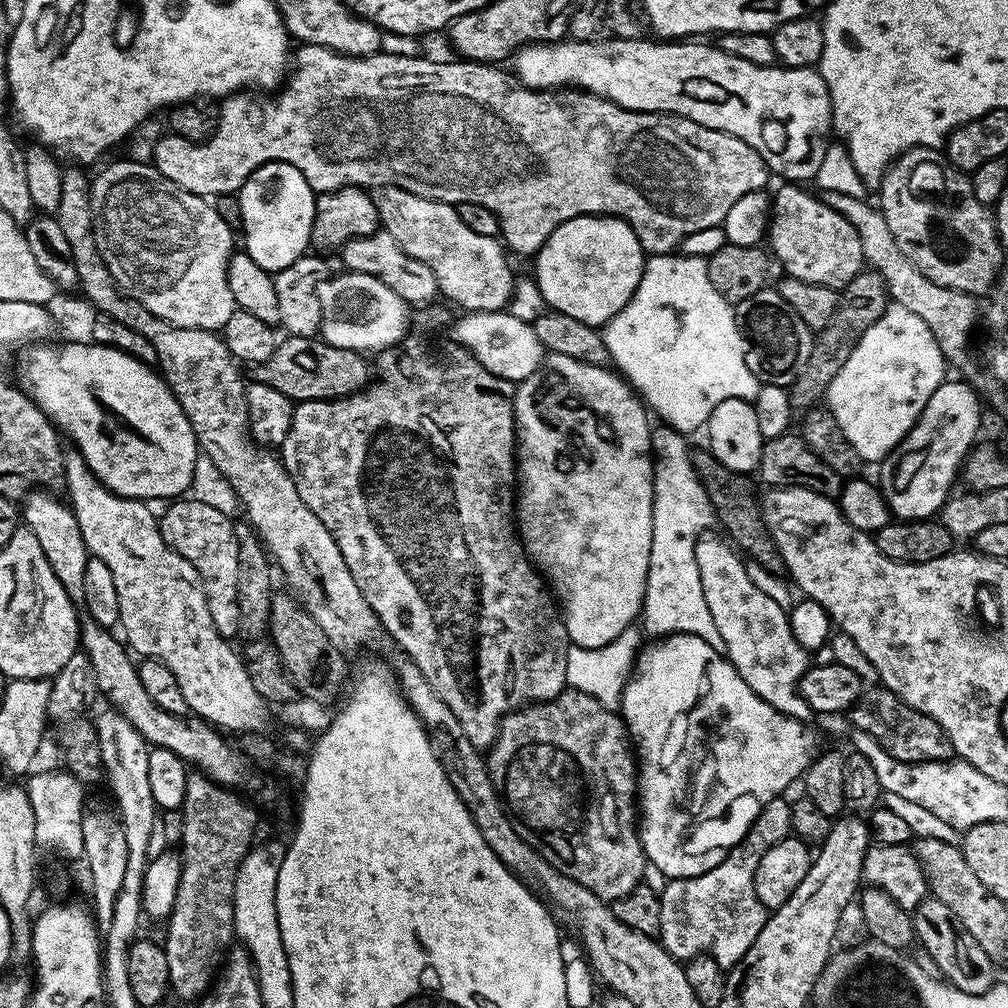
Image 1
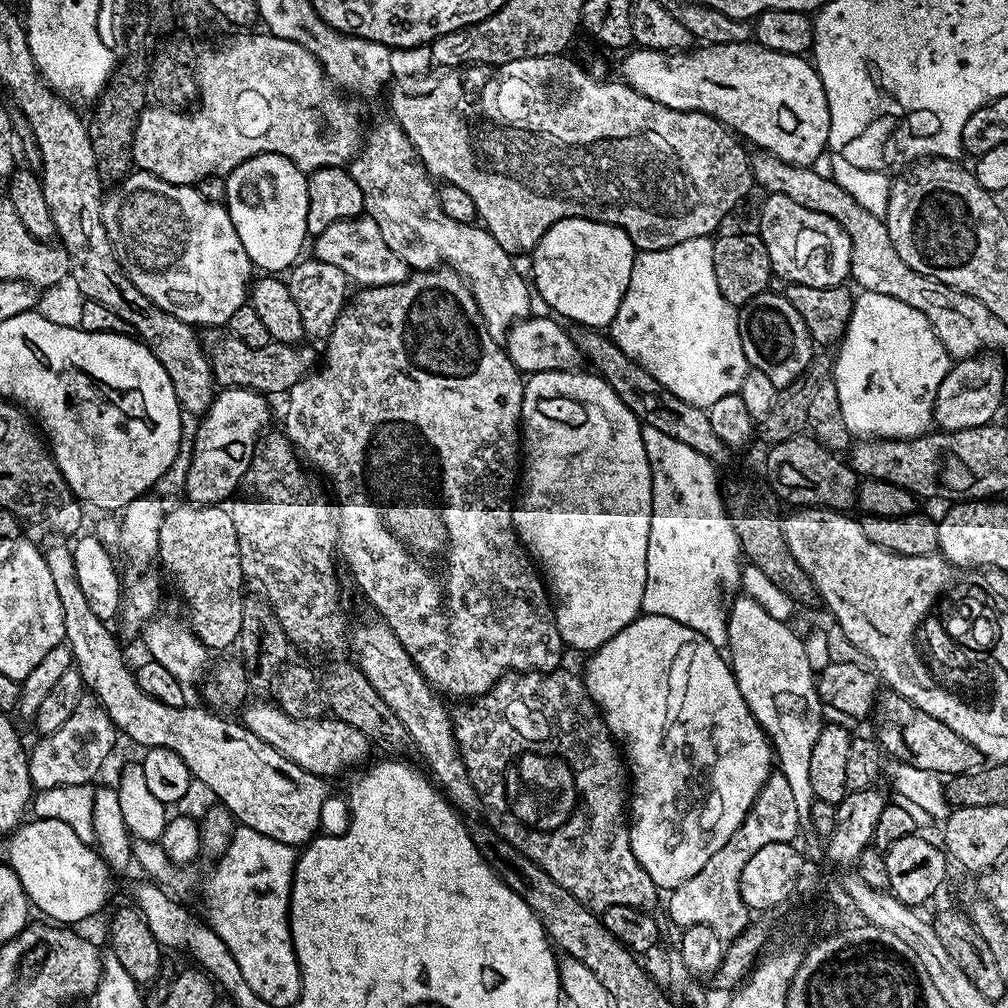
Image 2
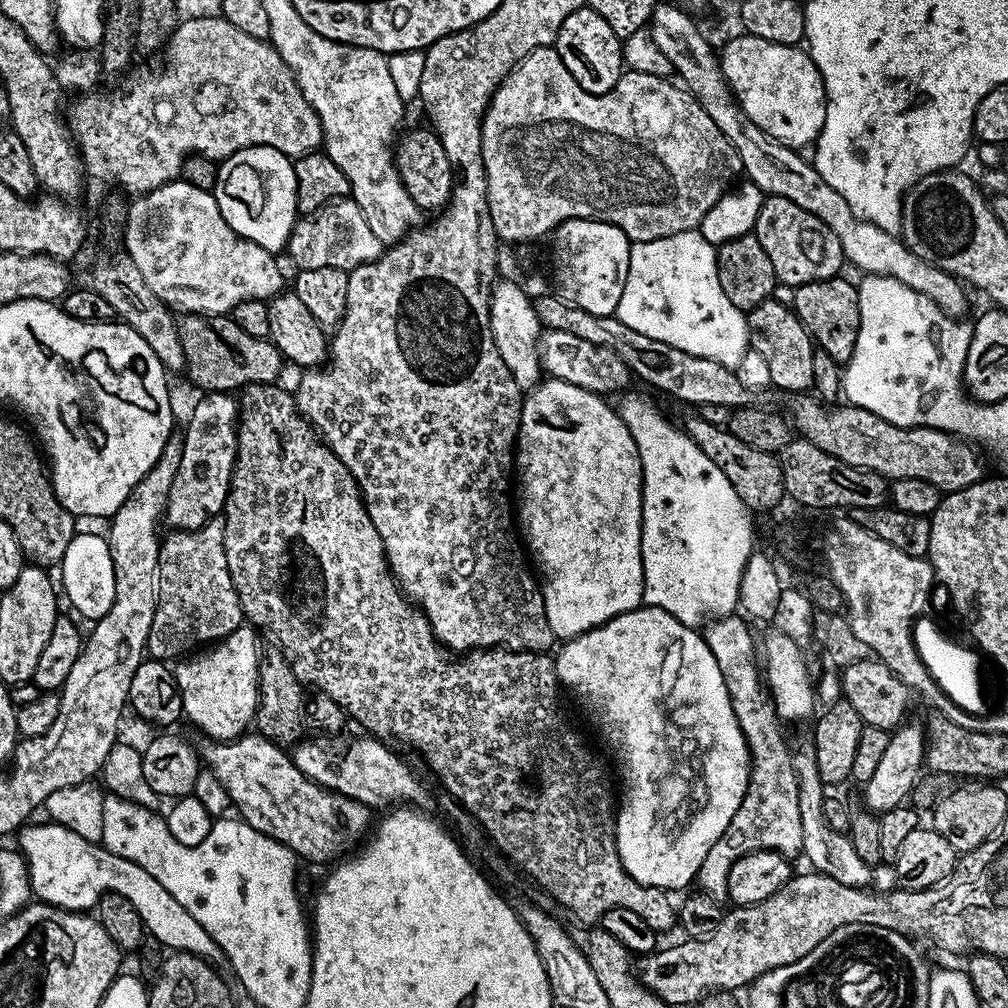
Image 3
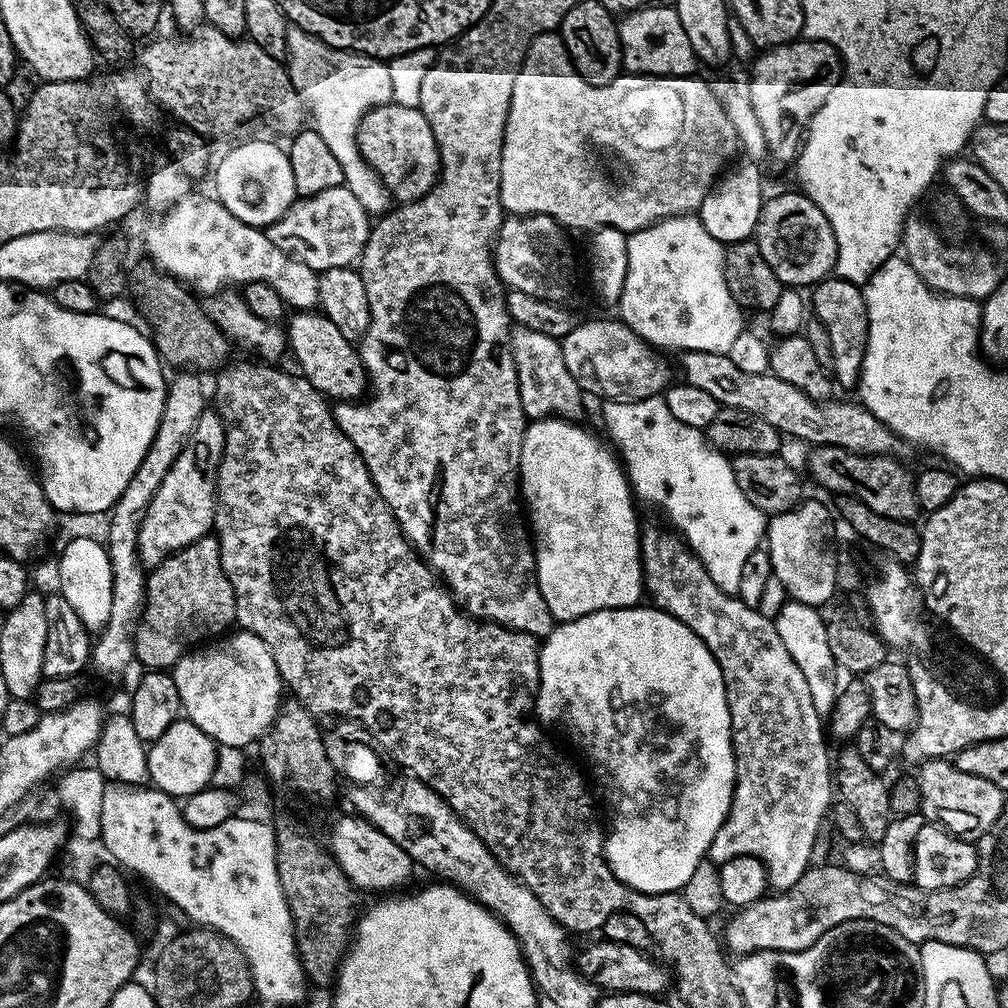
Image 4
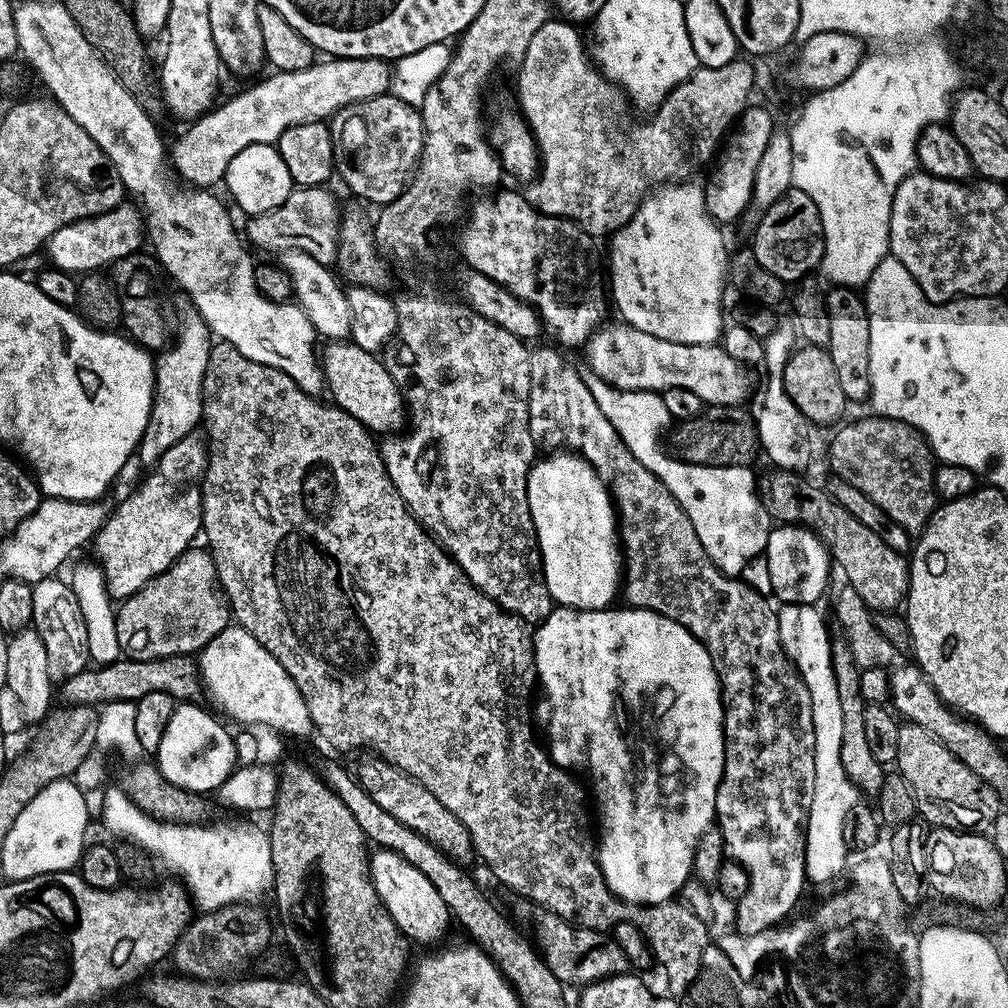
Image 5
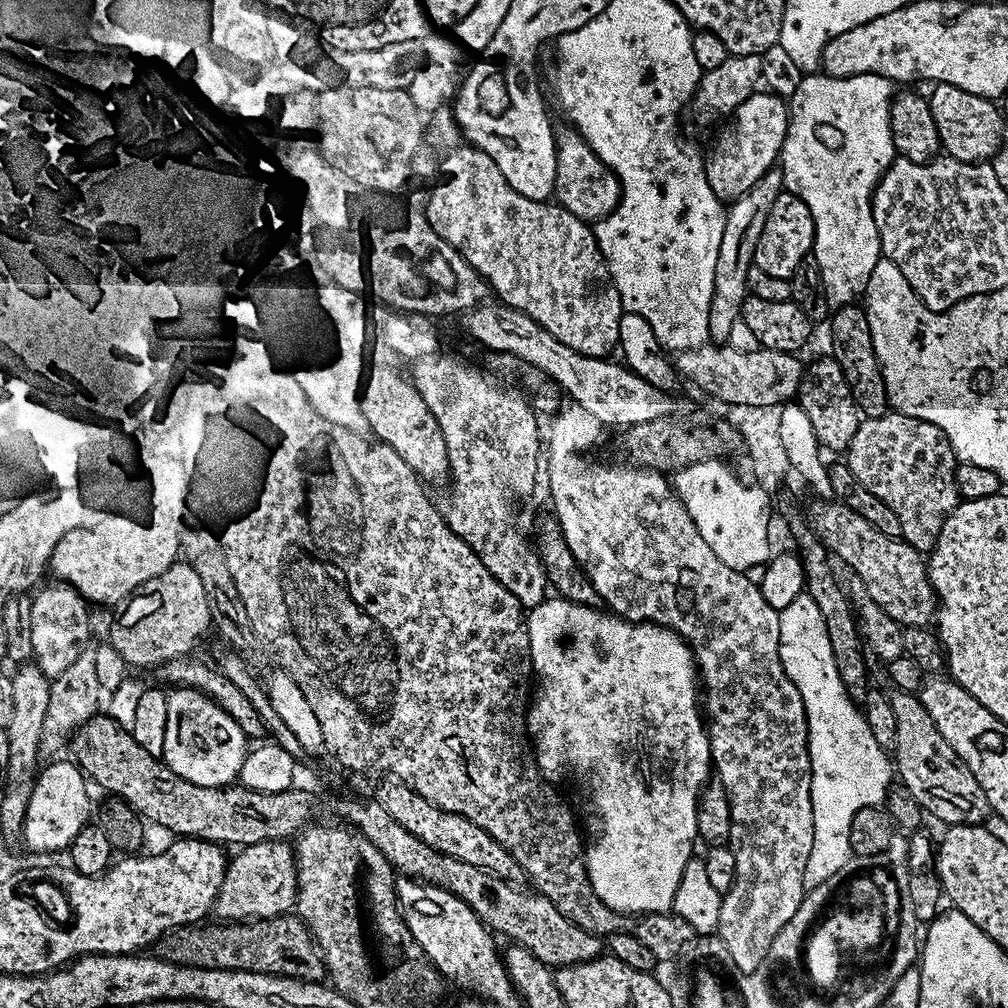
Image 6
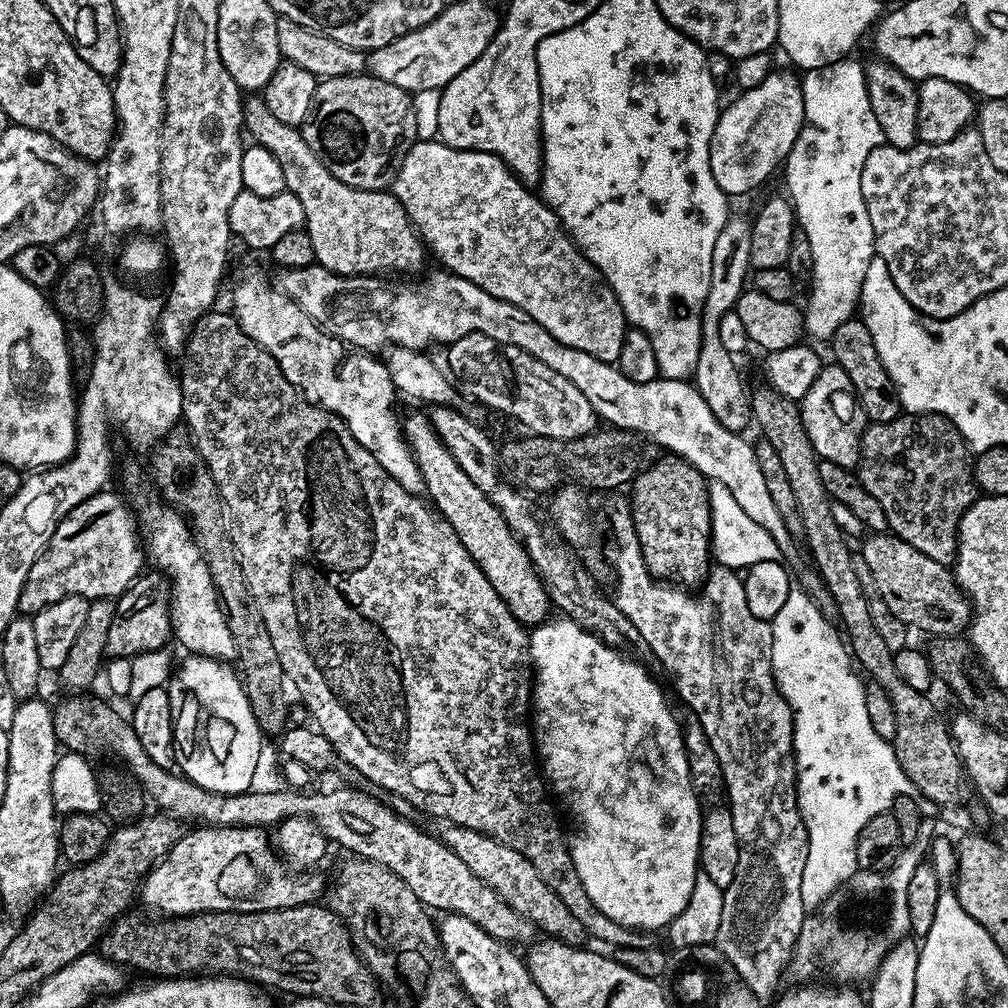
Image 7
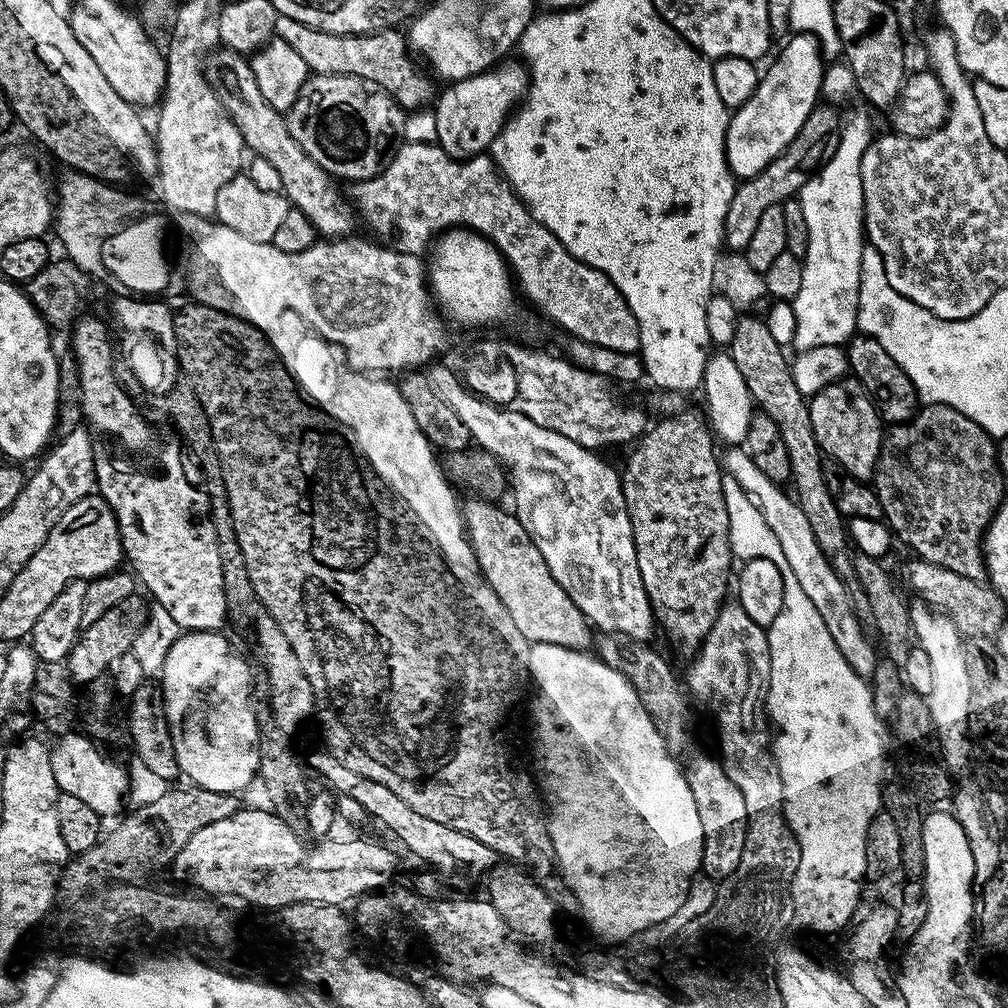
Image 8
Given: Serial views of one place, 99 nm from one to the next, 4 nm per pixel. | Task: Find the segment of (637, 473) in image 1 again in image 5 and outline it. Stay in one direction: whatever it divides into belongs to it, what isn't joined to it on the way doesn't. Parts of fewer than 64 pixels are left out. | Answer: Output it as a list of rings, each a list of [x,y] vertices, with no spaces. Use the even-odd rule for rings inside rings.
[[[556,450],[548,454],[545,460],[544,457],[537,459],[528,475],[528,505],[530,506],[530,518],[534,522],[536,531],[536,545],[540,548],[540,564],[544,567],[546,590],[550,590],[553,605],[561,608],[577,608],[583,612],[593,612],[599,608],[609,607],[615,601],[612,599],[618,596],[622,588],[622,545],[618,531],[618,509],[612,502],[612,493],[608,491],[607,484],[594,470],[594,466],[590,466],[590,462],[586,462],[571,450]]]

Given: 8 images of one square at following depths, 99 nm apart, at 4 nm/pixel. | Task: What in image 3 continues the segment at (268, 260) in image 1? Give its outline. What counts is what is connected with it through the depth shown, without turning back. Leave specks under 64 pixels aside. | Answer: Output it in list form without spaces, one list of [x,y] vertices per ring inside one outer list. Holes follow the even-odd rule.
[[[250,146],[246,150],[238,150],[226,159],[219,161],[216,170],[216,186],[214,195],[218,202],[218,210],[222,210],[222,218],[242,238],[262,246],[262,250],[280,254],[287,249],[288,239],[298,219],[296,210],[296,166],[286,155],[270,146]]]

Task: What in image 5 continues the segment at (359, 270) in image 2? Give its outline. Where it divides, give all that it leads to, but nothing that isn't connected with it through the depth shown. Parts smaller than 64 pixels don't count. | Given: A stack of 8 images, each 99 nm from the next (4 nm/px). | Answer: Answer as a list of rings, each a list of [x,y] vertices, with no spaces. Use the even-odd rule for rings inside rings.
[[[293,187],[291,194],[278,206],[269,212],[263,212],[251,217],[247,222],[247,239],[265,248],[268,252],[279,254],[289,250],[300,250],[310,254],[317,262],[332,266],[336,262],[336,251],[340,245],[340,222],[342,211],[336,205],[334,197],[328,193],[327,187],[298,188]]]

